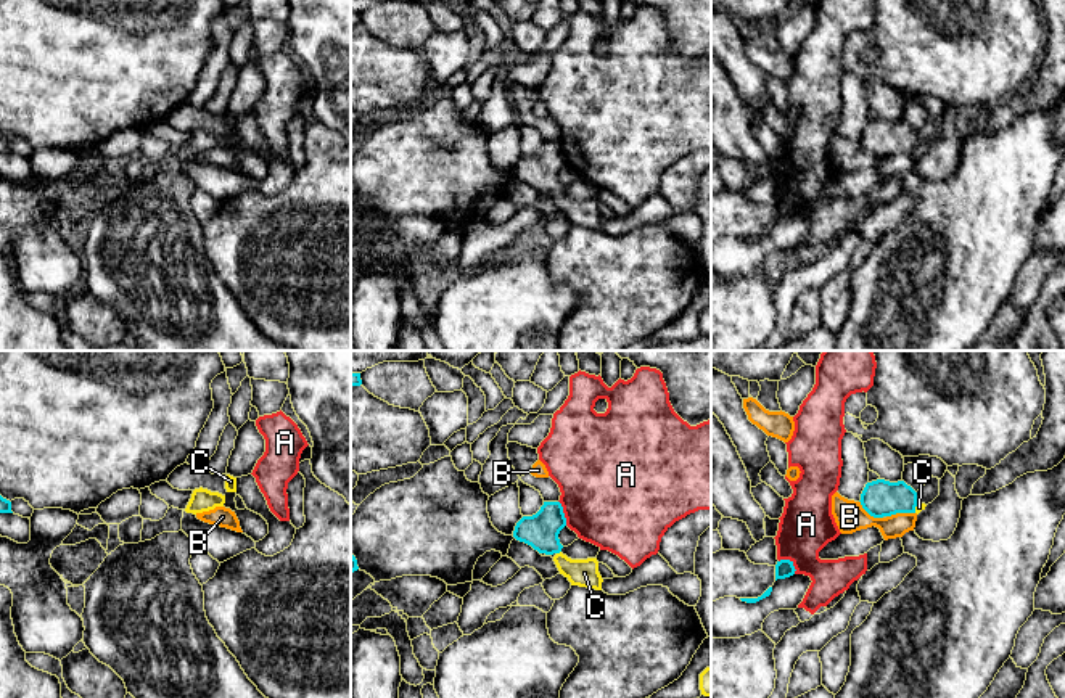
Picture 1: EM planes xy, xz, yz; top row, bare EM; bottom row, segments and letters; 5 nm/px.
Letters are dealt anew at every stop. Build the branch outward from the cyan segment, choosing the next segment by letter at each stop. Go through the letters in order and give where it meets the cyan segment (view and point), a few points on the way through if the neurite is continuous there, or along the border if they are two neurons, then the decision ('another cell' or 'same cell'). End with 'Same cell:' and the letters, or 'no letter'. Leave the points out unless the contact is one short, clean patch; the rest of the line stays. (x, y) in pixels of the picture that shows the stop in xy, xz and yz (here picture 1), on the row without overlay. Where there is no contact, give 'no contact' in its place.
A: contact yz (790, 201); another cell
B: contact yz (900, 151); border yz (914, 151), (896, 151), (887, 156); another cell
C: contact xz (559, 192); way xz (541, 171), (559, 192), (573, 209), (584, 213); same cell
Same cell: C

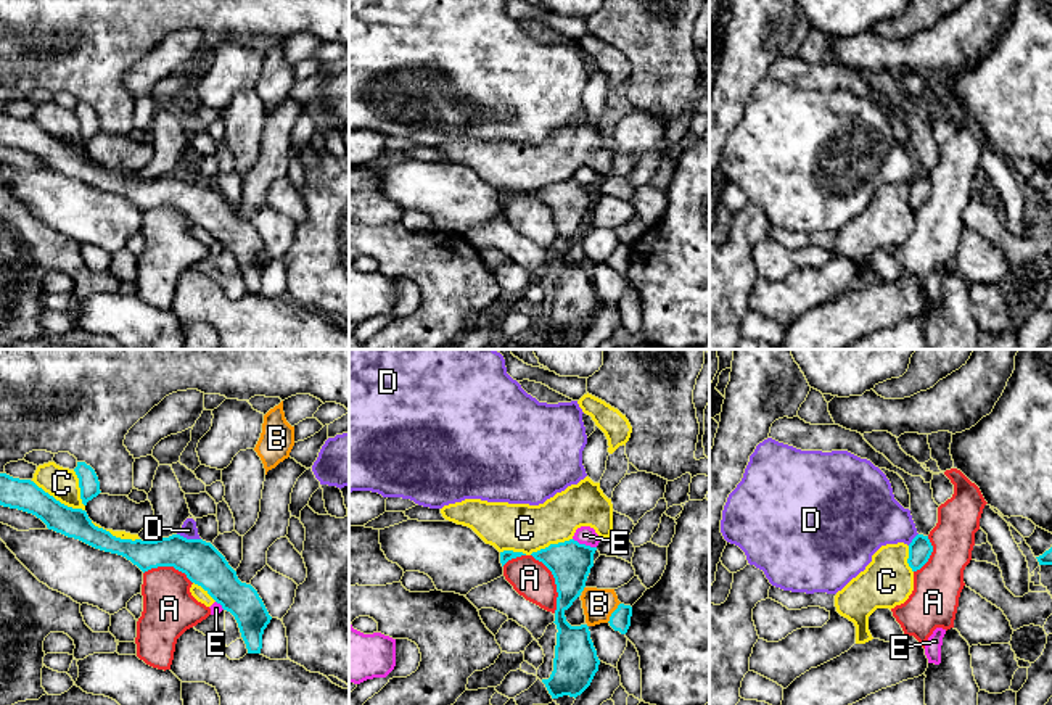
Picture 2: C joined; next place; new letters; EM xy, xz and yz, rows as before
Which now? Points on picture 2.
A: contact xz (555, 222); border xz (531, 193), (554, 218), (557, 232), (555, 251); another cell
B: contact xz (613, 251); another cell
C: contact xy (58, 140); another cell
D: contact xy (189, 179); another cell
E: contact xz (584, 184); border xz (573, 177), (595, 187); another cell
Same cell: no letter

